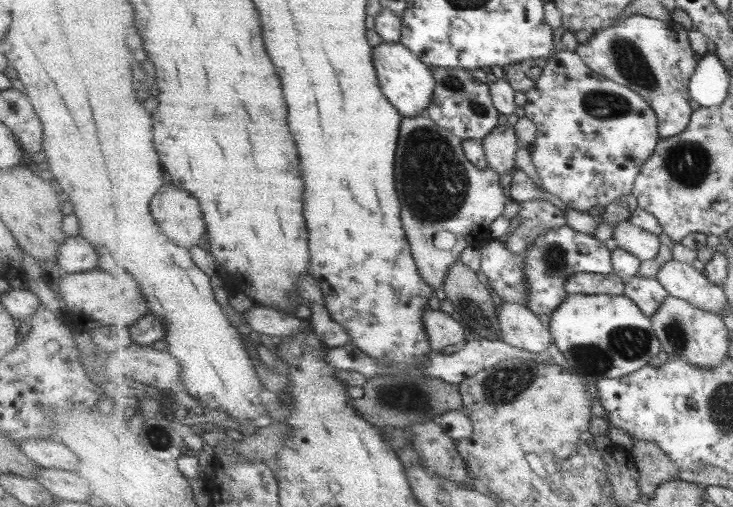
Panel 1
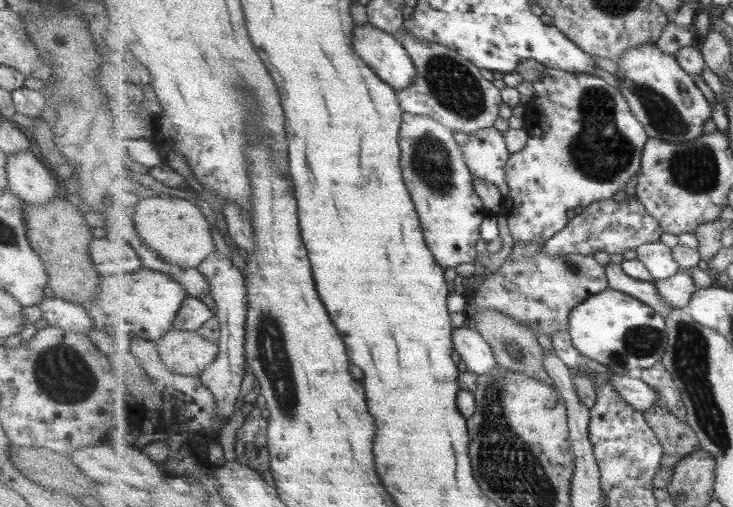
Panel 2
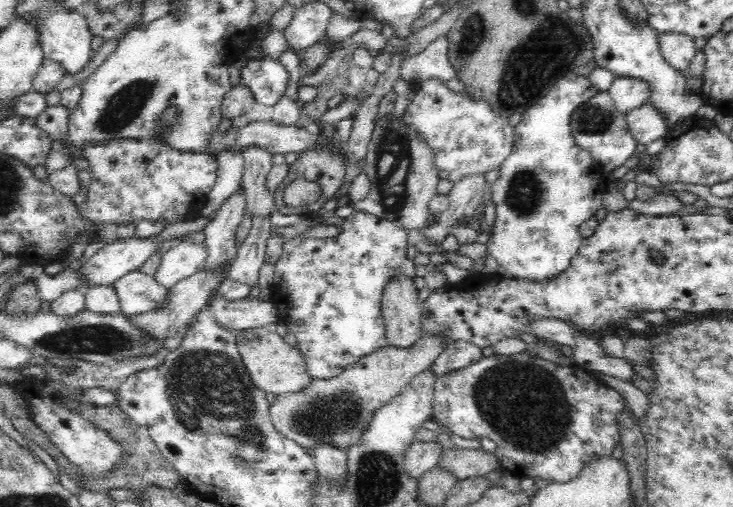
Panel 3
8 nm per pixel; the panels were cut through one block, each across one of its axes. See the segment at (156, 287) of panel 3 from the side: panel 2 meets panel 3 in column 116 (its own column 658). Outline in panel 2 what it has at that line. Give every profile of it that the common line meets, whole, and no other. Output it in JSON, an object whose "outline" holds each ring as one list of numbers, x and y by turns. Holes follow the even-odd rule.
{"outline":[[681,269,676,275,665,280,653,280,661,300,670,308,682,309,691,302,693,293,698,289,690,272]]}

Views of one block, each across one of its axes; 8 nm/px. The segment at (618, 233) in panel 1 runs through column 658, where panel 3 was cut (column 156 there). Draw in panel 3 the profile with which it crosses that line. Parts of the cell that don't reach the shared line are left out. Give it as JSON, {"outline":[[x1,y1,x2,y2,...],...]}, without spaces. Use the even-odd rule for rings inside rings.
{"outline":[[149,236,120,239,100,248,79,267,80,271,88,275,88,286,85,288,114,283,129,272,138,270,155,255,164,254,169,244,160,240,158,236]]}

